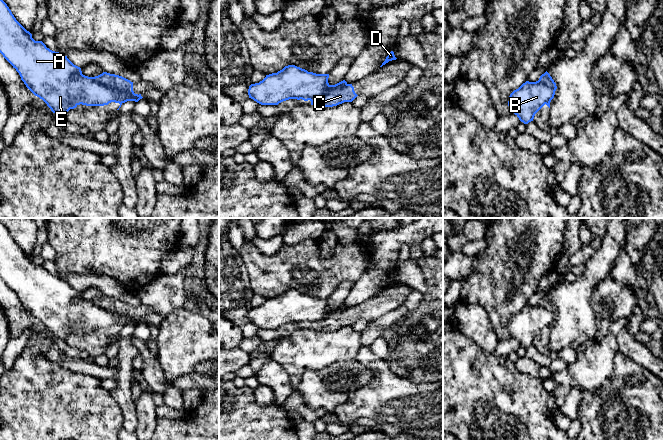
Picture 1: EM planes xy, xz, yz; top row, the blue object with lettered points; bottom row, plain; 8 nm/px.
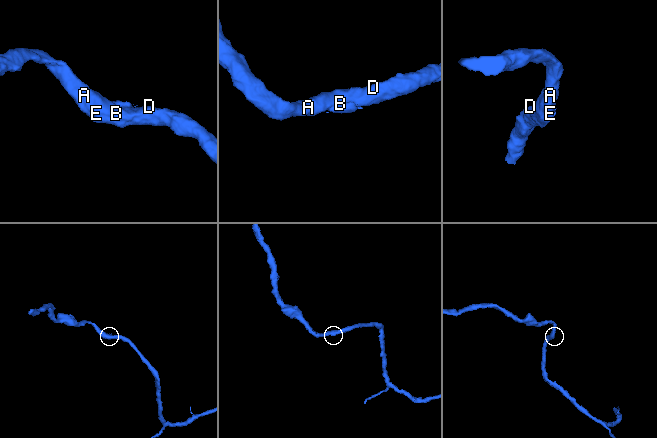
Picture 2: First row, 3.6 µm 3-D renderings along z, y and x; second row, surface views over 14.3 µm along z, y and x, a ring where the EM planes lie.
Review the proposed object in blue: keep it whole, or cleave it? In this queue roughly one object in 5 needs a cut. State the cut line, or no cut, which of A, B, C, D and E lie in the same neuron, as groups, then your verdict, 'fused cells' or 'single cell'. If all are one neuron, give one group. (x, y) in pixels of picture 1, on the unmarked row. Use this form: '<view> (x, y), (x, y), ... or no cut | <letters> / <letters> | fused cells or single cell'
xz (347, 308), (329, 312), (320, 320), (301, 321), (298, 323) | A B D E / C | fused cells

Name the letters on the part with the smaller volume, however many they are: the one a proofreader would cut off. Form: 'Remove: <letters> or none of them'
Remove: C

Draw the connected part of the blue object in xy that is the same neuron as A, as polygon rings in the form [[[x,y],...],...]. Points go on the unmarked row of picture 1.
[[[0,222],[0,277],[16,293],[26,311],[42,323],[55,338],[65,339],[78,329],[104,330],[111,326],[138,326],[141,318],[131,318],[106,311],[92,301],[82,298],[65,279],[46,271],[42,265],[35,265],[14,241],[7,228]]]

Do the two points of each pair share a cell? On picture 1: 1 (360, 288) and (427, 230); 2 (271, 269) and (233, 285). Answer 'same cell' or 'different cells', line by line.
1: same cell
2: different cells

